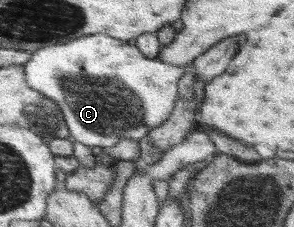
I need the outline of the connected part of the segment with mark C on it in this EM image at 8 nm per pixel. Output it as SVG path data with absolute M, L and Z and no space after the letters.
M103 33L45 46L33 52L29 62L23 67L28 85L60 105L69 133L75 141L96 151L114 146L121 139L138 142L152 129L159 127L176 105L181 77L195 70L193 65L166 65L160 59L146 57L137 46Z

